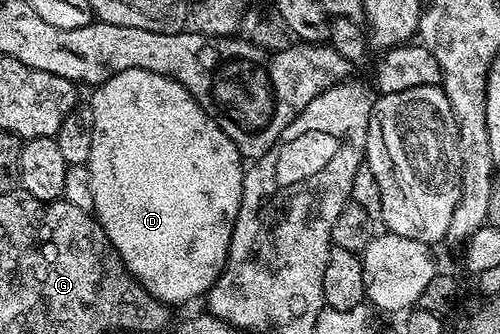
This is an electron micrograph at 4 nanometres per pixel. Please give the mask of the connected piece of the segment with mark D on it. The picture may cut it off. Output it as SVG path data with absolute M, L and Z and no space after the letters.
M121 70L121 74L113 74L103 84L94 89L91 96L91 133L93 134L93 146L87 159L86 166L91 172L91 189L93 190L94 217L105 230L109 242L117 250L117 254L125 262L125 266L136 276L153 294L153 298L162 301L168 306L183 304L186 300L195 300L206 297L207 292L217 282L217 278L223 273L227 264L229 246L233 238L233 226L237 222L237 210L241 206L241 194L243 193L243 173L245 171L245 157L237 150L237 146L221 130L221 126L215 120L212 113L206 112L200 104L181 86L177 80L171 80L168 76L153 74L153 70Z

